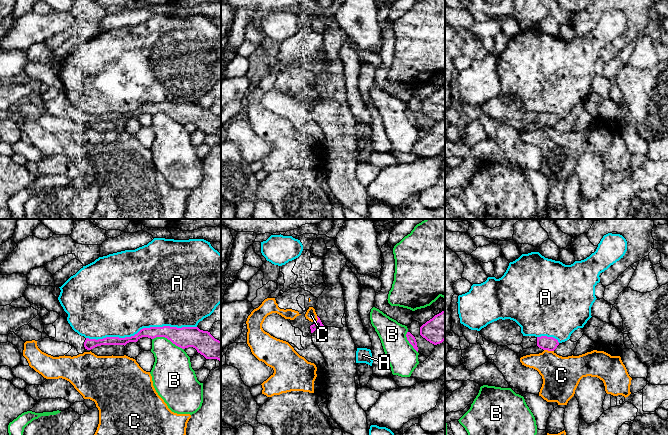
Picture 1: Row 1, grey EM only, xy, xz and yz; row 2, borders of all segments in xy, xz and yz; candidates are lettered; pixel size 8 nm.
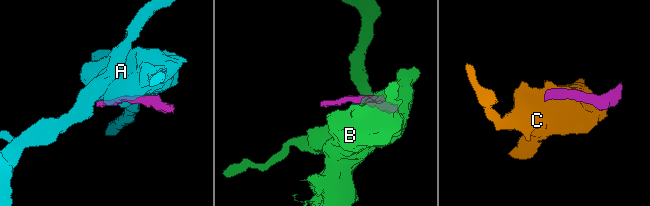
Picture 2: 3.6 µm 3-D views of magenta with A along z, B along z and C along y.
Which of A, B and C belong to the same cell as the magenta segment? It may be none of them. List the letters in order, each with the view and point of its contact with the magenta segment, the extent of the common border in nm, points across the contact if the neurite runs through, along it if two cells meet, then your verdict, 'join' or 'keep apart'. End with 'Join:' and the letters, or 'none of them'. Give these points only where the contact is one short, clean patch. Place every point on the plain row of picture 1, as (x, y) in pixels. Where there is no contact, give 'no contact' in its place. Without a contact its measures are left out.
A: xy (141, 105) | 900 nm | keep apart
B: xy (168, 115) | 280 nm | along xy (152, 114), (166, 113), (183, 125) | keep apart
C: yz (549, 126) | 80 nm | keep apart
Join: none of them

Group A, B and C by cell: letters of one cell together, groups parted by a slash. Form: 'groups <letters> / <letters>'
groups A / B / C

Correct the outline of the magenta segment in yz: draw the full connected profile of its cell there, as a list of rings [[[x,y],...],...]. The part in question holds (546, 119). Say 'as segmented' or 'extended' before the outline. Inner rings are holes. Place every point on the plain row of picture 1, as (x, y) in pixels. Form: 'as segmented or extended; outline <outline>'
as segmented; outline [[[537,113],[537,122],[543,126],[554,127],[558,121],[558,116],[553,113]]]

